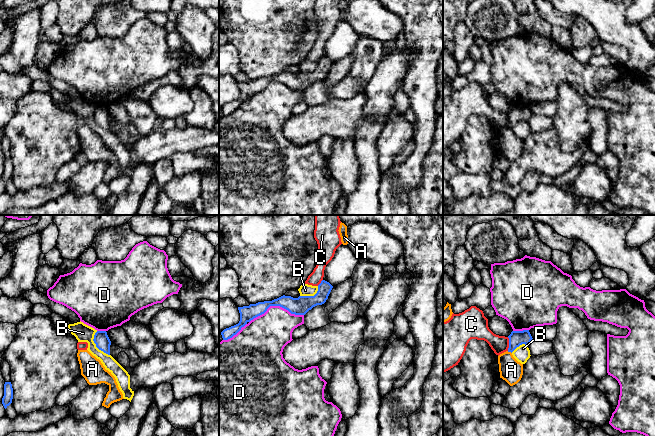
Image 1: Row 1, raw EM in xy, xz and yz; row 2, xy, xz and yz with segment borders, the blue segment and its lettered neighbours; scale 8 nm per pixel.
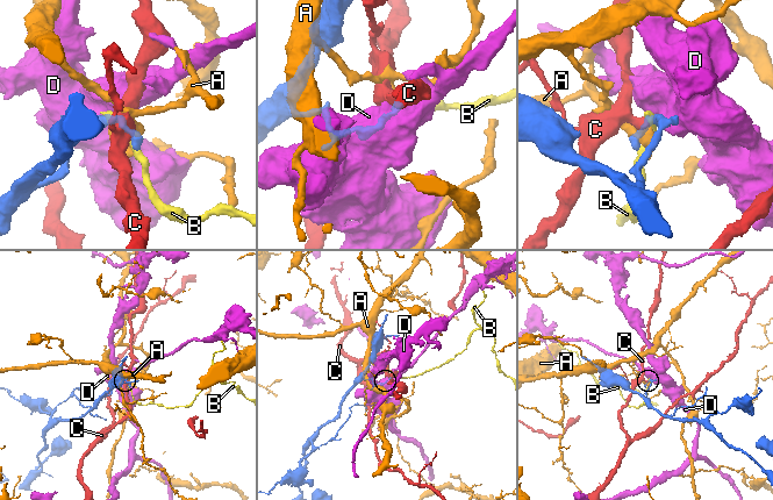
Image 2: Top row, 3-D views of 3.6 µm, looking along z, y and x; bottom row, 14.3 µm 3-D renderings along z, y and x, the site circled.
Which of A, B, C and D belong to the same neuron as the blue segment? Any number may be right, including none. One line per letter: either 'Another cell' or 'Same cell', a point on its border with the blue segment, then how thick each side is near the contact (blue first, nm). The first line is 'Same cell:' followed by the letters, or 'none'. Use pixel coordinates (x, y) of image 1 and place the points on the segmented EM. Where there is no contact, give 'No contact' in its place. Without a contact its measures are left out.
Same cell: none
A: Another cell. Touches blue at yz (509, 351). Thickness 120 nm (blue) against 180 nm
B: Another cell. Touches blue at xy (96, 345). Thickness 120 nm (blue) against 140 nm
C: Another cell. Touches blue at yz (509, 344). Thickness 120 nm (blue) against 140 nm
D: Another cell. Touches blue at xz (276, 305). Thickness 140 nm (blue) against 320 nm

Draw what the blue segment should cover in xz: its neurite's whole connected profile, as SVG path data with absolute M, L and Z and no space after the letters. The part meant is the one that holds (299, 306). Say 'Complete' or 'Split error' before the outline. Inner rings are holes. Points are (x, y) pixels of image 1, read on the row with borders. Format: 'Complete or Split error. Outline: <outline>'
Complete. Outline: M322 280L314 296L299 296L298 298L293 298L283 295L272 301L258 302L256 304L250 304L249 306L238 307L240 313L239 323L224 329L221 332L222 338L223 340L232 338L248 322L264 314L270 306L280 306L288 310L291 314L305 315L313 307L324 304L332 288L333 286L329 282Z

